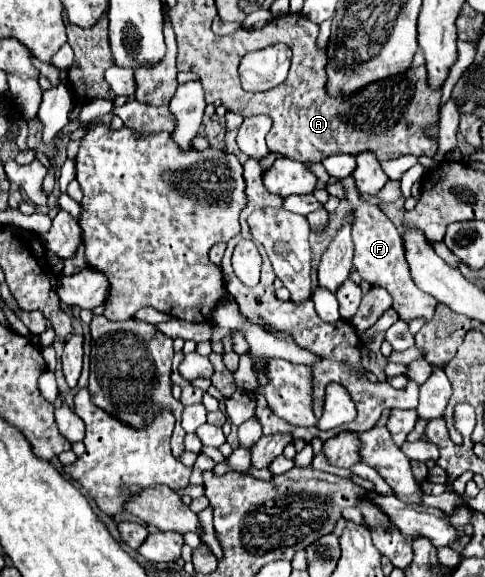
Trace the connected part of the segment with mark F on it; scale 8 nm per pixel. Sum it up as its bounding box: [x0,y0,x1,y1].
[340,176,436,324]

